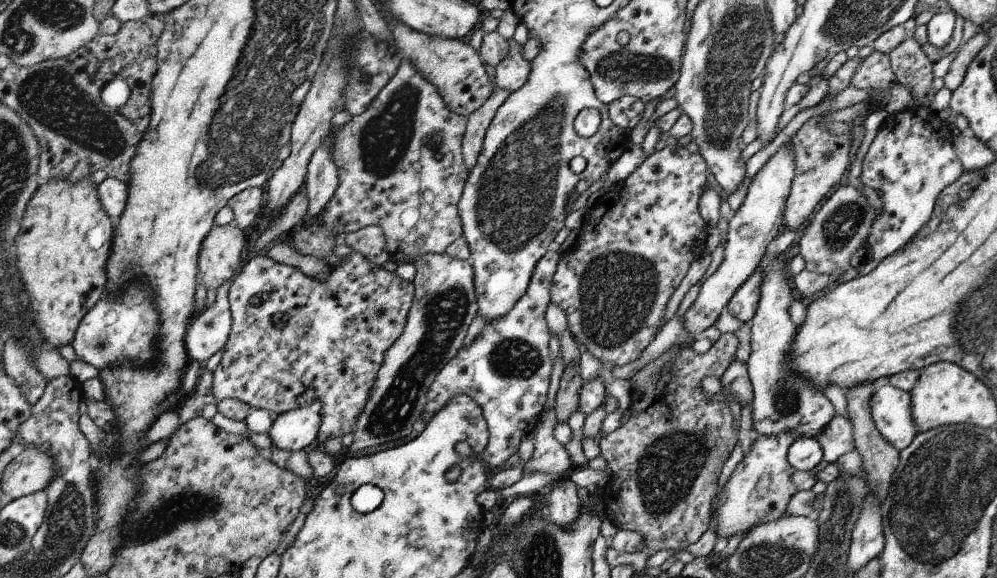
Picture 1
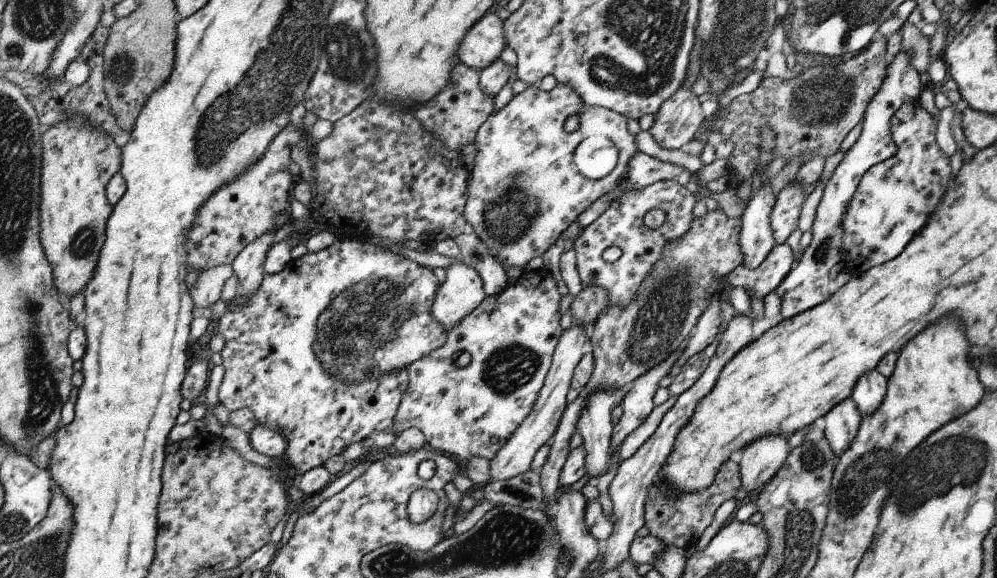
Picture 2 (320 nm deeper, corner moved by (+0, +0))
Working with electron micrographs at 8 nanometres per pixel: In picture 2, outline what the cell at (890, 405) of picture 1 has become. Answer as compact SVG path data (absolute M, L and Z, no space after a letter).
M876 368L859 376L851 397L857 404L861 416L872 414L884 400L887 391L887 378Z

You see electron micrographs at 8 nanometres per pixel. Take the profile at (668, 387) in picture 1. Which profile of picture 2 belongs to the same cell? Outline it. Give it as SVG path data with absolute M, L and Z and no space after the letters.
M732 460L726 461L719 468L716 478L708 488L697 493L672 495L660 480L649 489L645 504L645 526L650 535L657 536L664 541L664 544L676 545L684 549L689 546L696 547L697 540L712 524L717 508L726 500L735 498L740 488L739 464Z

